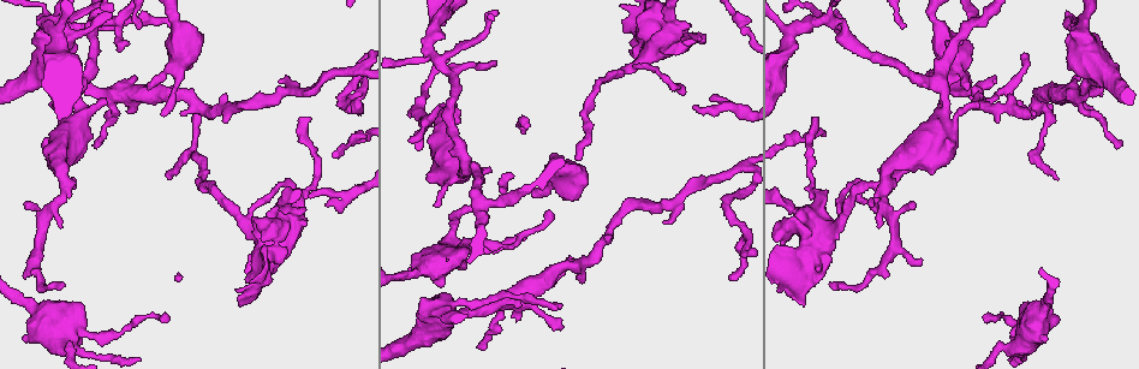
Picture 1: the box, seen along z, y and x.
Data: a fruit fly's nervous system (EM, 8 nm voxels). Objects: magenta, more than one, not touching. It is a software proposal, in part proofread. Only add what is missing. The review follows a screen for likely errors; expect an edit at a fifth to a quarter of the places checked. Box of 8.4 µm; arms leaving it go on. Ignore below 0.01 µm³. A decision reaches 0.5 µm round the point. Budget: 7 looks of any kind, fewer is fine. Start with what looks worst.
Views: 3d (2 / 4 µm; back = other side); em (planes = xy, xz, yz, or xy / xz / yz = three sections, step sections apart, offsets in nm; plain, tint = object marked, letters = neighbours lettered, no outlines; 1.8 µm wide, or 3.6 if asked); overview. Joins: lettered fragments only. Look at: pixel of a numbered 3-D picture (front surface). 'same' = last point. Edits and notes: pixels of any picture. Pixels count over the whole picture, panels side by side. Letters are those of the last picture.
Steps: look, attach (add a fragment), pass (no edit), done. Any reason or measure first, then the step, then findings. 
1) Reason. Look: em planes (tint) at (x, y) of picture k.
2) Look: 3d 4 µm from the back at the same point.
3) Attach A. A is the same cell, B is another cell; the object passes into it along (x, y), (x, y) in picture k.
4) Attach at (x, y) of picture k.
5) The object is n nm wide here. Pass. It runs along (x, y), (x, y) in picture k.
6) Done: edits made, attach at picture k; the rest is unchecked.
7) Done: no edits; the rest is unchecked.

Looks like a crossing. Look: 3d 4 µm at (438, 60) of picture 1.

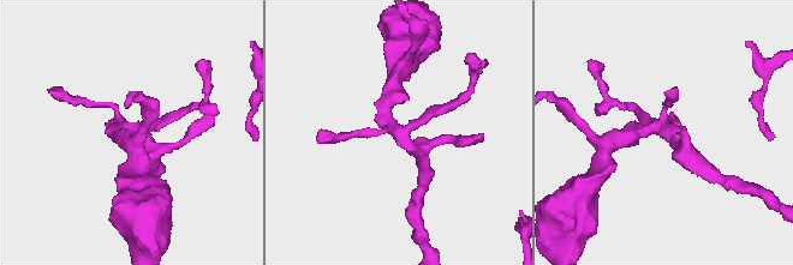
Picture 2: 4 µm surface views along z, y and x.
4 arms meet here. Look: em 3.6 µm xz step 4 (tint) at (397, 132) of picture 2.

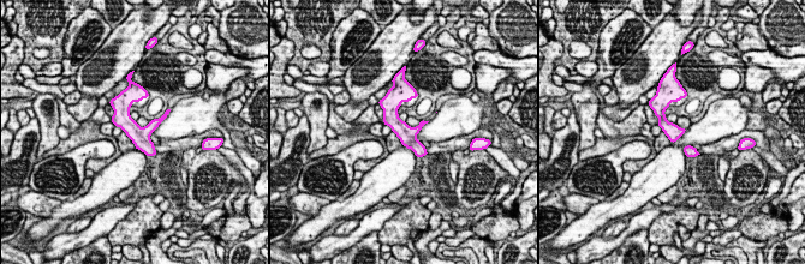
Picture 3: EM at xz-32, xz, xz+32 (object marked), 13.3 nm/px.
What lies round it. Look: em 3.6 µm xz step 4 (letters) at the same point.

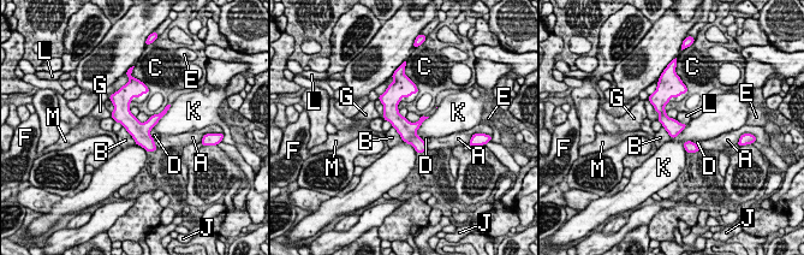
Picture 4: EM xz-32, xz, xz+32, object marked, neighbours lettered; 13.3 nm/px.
The longest contact is with K, 320 nm. Pass. A, B, C, D, E, F, G, J, K, L and M are other cells; a border runs along (429, 117), (417, 130), (421, 138) in picture 4; no lettered fragment goes on from it.

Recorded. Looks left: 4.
Thin end. Look: 3d 4 µm at (733, 276) of picture 1.

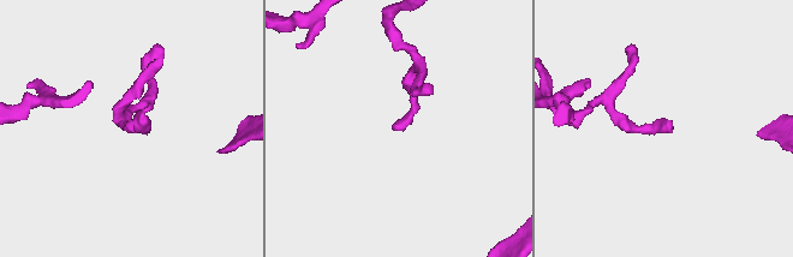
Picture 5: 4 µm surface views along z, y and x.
Need the tissue. Look: em planes (plain) at (396, 126) of picture 5.

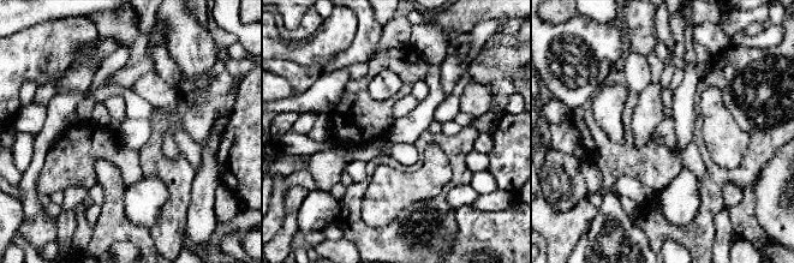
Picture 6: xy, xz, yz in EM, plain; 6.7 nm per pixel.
Look: em planes (letters) at the same point.

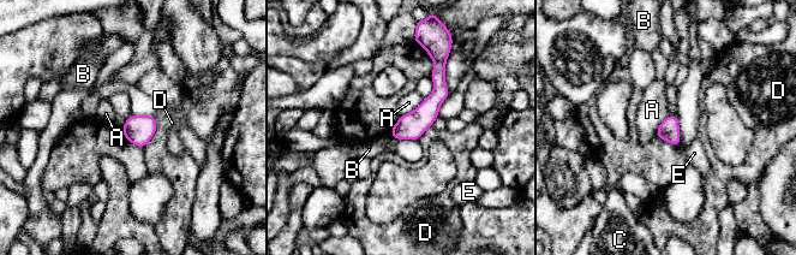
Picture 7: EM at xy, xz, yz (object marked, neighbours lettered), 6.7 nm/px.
Pass. A, B, C, D and E are other cells; no lettered fragment goes on from it.

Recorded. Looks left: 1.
Done: no edits; the rest is unchecked.

